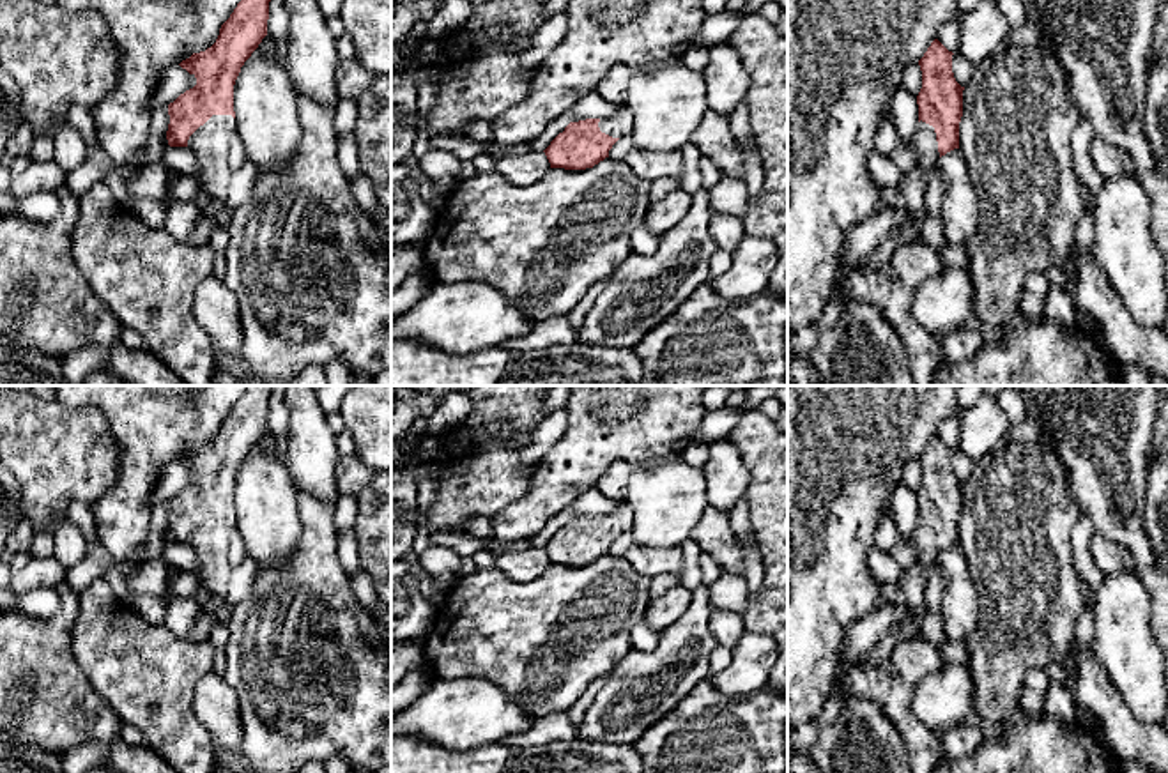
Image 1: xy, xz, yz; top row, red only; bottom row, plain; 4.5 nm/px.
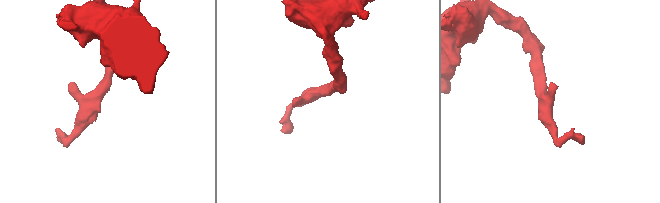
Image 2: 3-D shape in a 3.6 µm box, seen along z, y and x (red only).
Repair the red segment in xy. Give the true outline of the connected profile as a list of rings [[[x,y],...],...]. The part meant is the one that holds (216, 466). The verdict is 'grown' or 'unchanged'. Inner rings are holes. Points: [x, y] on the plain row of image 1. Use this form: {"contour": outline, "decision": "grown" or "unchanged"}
{"contour": [[[248,386],[221,421],[216,439],[179,460],[196,474],[196,481],[168,501],[166,536],[170,543],[189,543],[196,550],[207,591],[204,610],[209,614],[227,607],[230,540],[237,531],[234,481],[267,432],[271,391],[273,386]]], "decision": "grown"}

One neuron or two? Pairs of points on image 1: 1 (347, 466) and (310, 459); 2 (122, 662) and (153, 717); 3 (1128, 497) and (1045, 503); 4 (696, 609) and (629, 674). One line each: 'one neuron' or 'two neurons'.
1: two neurons
2: one neuron
3: two neurons
4: one neuron

